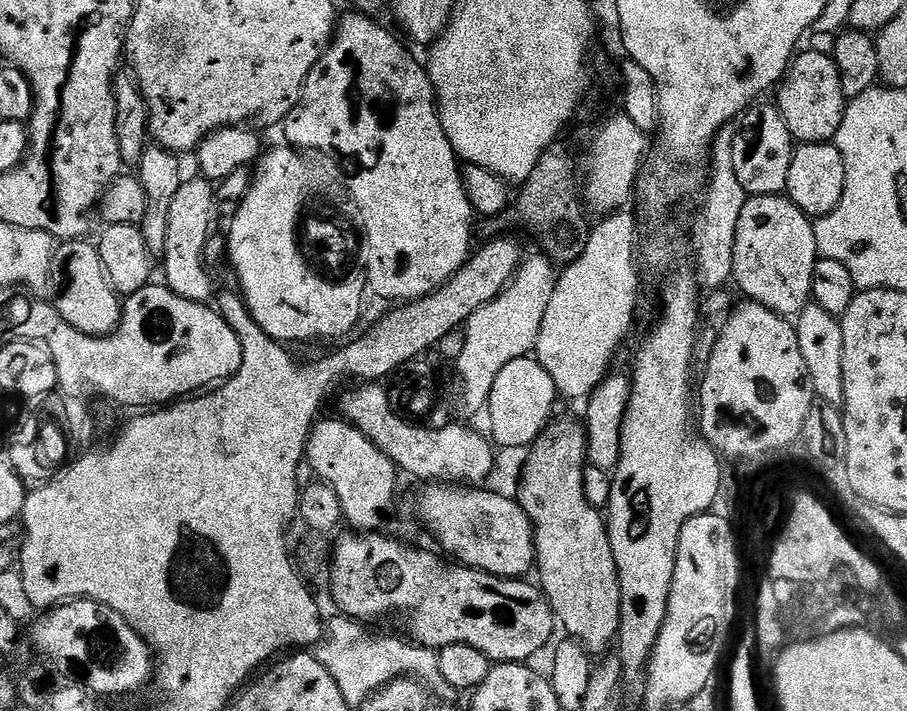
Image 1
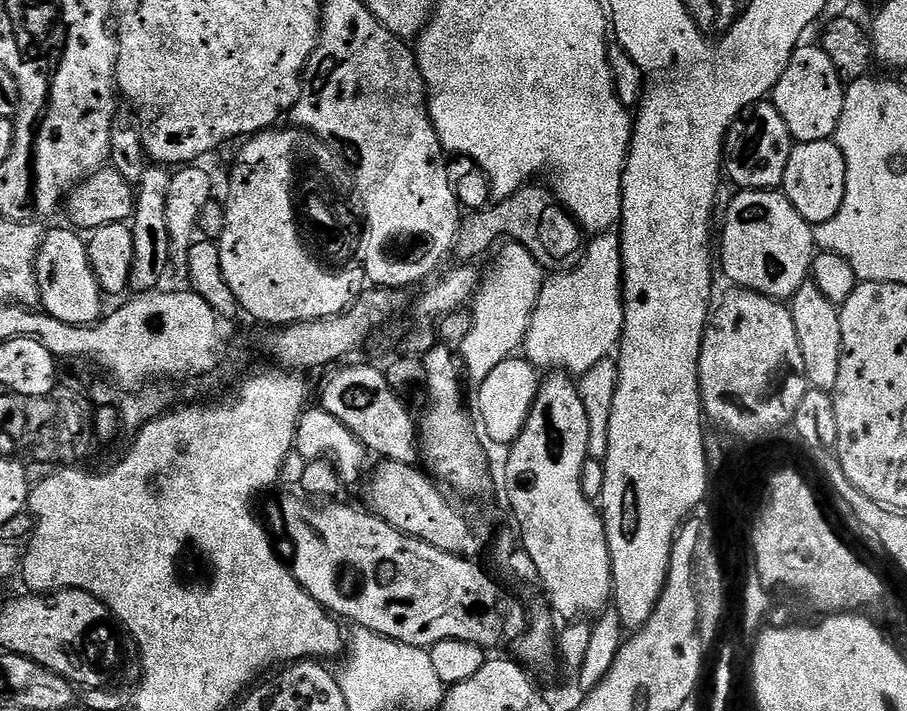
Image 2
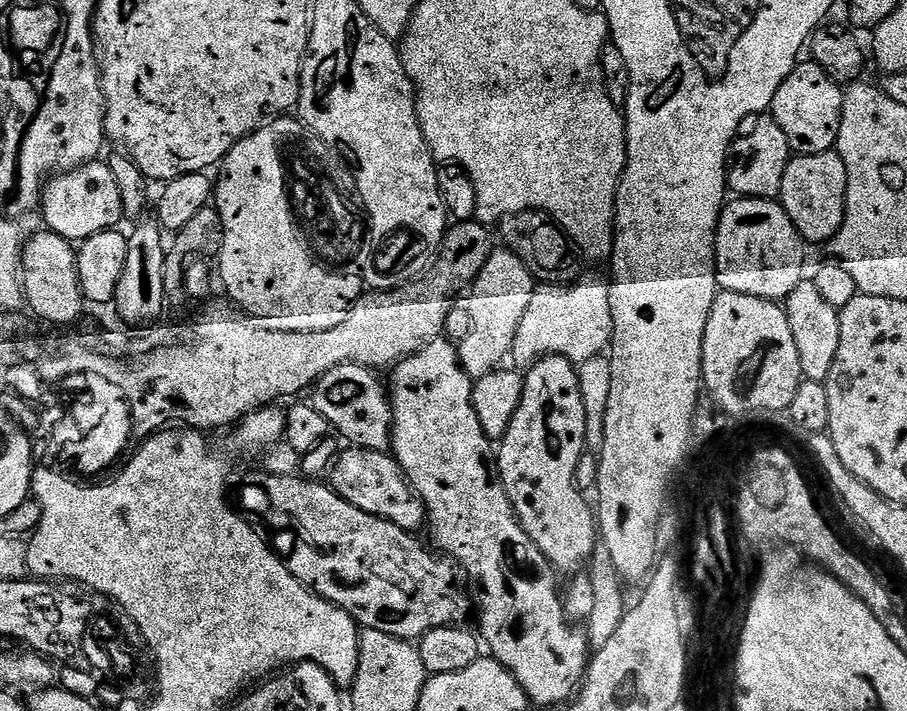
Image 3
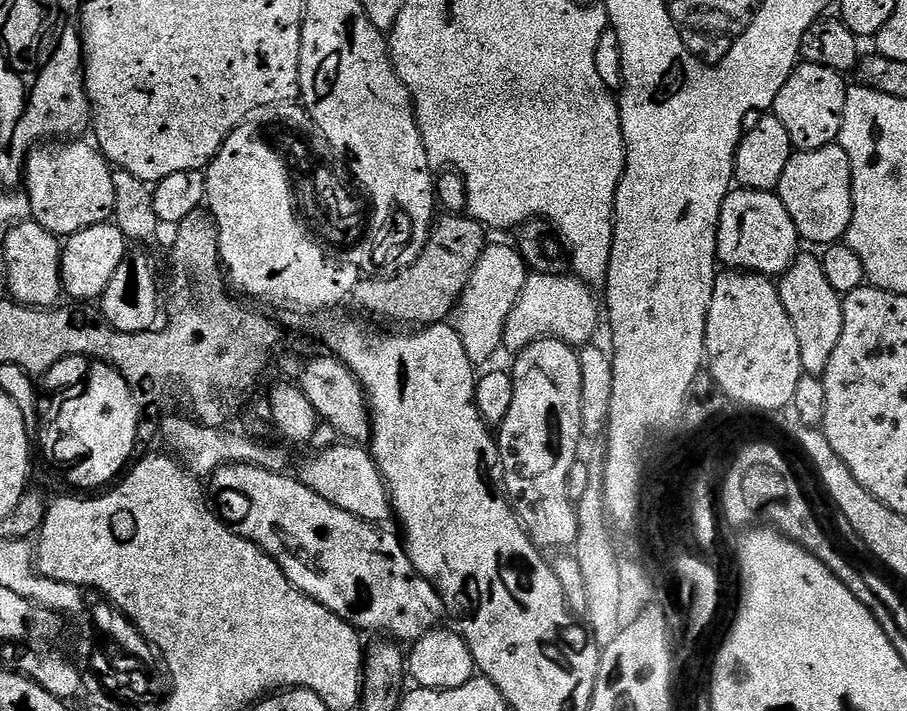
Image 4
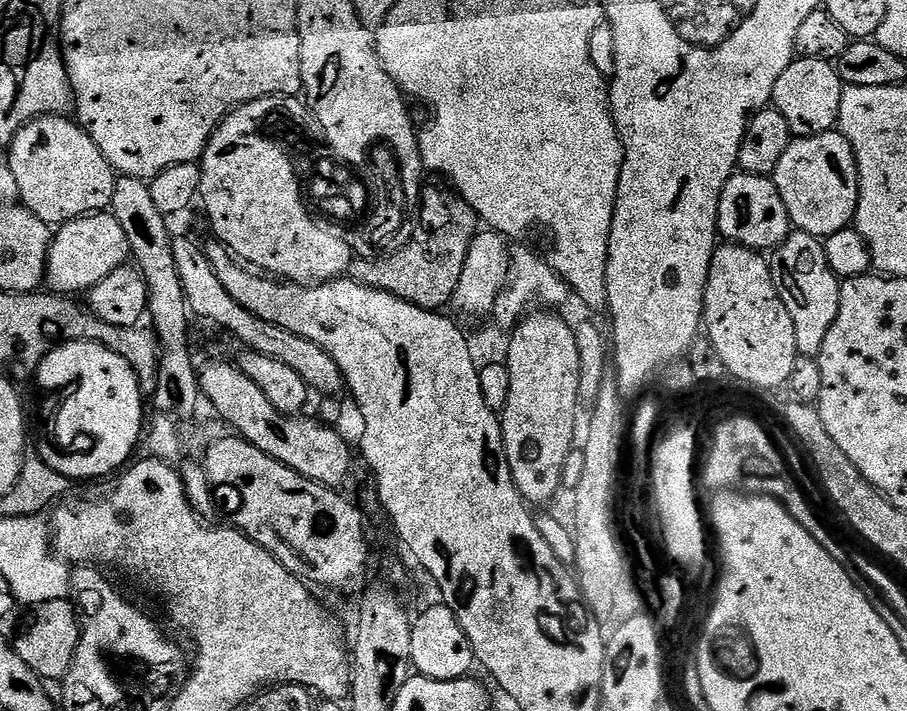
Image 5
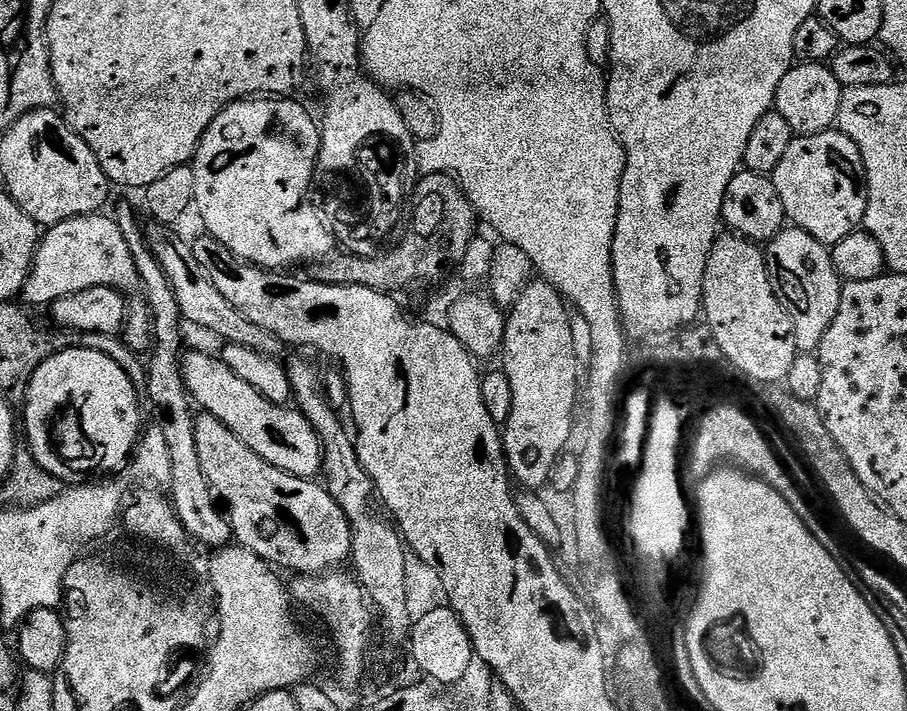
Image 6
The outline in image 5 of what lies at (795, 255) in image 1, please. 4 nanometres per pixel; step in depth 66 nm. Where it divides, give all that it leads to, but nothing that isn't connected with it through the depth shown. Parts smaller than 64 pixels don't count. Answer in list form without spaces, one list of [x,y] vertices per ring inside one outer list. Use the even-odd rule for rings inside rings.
[[[733,174],[722,190],[718,206],[718,232],[725,241],[740,248],[765,250],[779,249],[790,231],[790,221],[786,205],[776,189],[775,179],[766,176],[746,176]]]

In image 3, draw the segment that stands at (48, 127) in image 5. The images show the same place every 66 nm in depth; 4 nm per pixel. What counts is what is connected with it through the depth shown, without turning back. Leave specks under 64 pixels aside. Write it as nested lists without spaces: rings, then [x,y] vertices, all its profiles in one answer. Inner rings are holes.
[[[106,162],[82,164],[79,168],[73,168],[63,174],[51,177],[44,186],[44,195],[42,197],[43,212],[44,220],[48,223],[45,224],[47,231],[73,242],[83,242],[94,234],[115,229],[119,225],[116,223],[125,219],[122,193],[118,190],[118,182],[114,182],[114,174]]]

